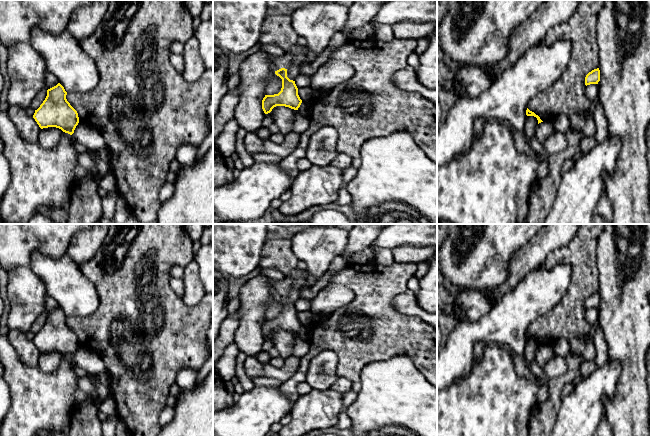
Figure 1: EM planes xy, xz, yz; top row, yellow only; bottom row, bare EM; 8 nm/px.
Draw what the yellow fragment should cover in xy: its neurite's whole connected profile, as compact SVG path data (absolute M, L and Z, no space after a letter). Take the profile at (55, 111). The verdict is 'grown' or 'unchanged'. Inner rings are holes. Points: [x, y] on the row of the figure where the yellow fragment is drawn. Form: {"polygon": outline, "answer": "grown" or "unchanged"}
{"polygon": "M60 83L47 90L45 100L33 115L41 129L56 127L70 135L74 133L79 117L66 95L67 92Z", "answer": "unchanged"}

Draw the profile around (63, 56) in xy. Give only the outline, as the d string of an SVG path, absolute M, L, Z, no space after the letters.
M34 28L29 45L42 56L47 71L57 77L67 93L84 94L96 87L99 73L95 61L82 50L80 42L67 29L54 35L40 28Z

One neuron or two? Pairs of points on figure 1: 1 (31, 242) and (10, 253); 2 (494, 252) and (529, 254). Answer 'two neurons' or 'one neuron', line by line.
1: one neuron
2: two neurons

